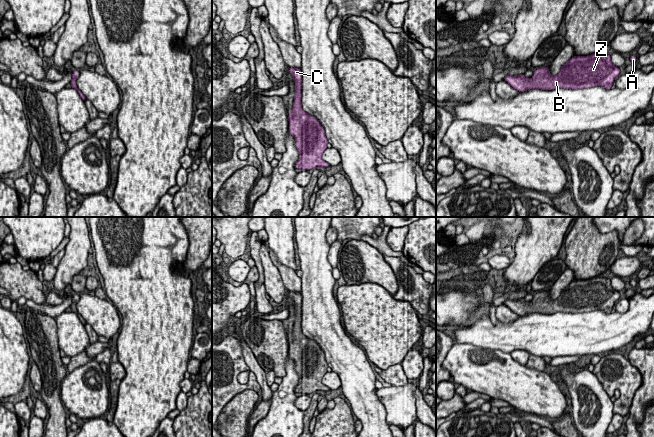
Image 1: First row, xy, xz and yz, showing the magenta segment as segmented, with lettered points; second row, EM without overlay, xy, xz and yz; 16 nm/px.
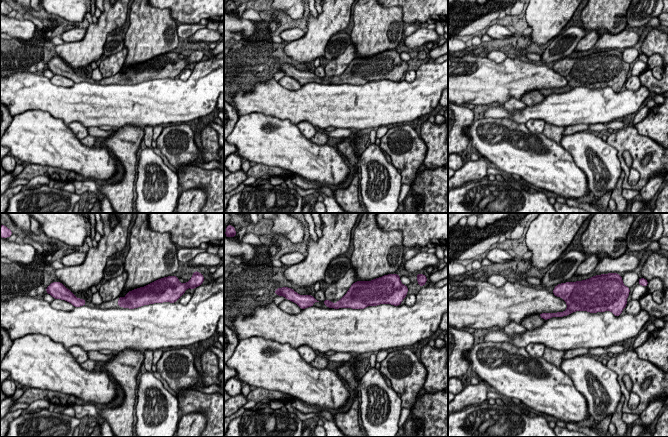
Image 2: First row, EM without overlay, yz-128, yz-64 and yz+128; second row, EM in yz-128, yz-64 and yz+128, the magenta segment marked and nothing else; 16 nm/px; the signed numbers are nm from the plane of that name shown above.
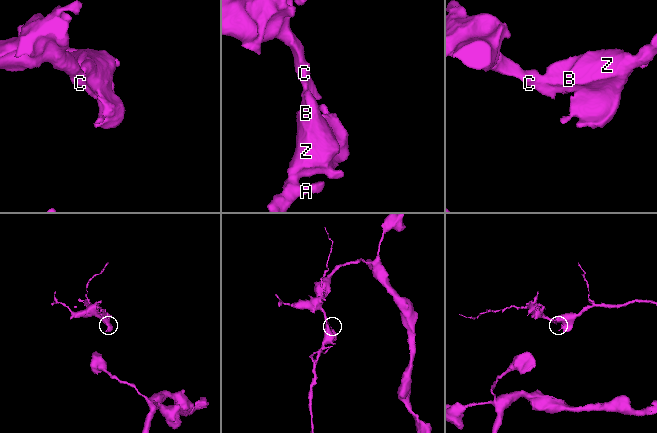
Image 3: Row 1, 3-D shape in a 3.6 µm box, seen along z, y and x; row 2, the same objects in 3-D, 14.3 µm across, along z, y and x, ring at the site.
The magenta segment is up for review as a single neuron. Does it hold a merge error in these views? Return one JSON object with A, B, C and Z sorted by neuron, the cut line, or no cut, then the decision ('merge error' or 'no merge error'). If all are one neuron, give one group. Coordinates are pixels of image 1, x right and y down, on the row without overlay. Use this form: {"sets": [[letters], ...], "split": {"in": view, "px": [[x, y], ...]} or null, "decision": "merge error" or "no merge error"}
{"sets": [["A", "B", "C", "Z"]], "split": null, "decision": "no merge error"}

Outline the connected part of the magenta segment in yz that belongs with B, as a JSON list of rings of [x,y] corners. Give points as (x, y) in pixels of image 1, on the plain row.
[[[594,277],[587,280],[573,280],[555,300],[550,298],[548,290],[542,290],[534,295],[531,303],[520,298],[507,299],[504,305],[518,316],[530,313],[554,314],[556,312],[576,314],[594,310],[602,310],[609,314],[619,298],[619,291],[611,286],[611,278]]]

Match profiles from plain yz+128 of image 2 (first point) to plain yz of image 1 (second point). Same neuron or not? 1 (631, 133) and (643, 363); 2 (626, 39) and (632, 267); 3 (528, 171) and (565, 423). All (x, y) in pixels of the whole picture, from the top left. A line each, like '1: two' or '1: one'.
1: two
2: one
3: two

